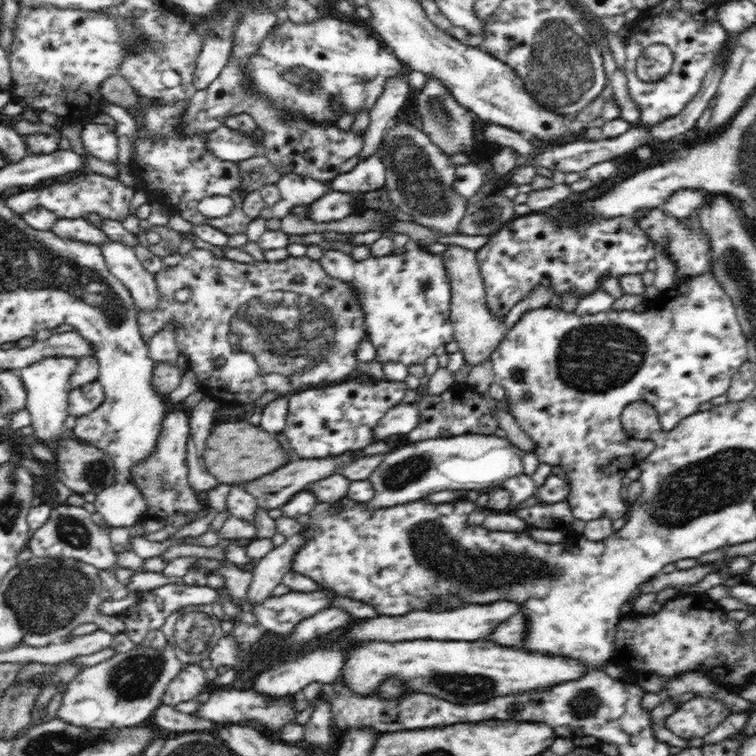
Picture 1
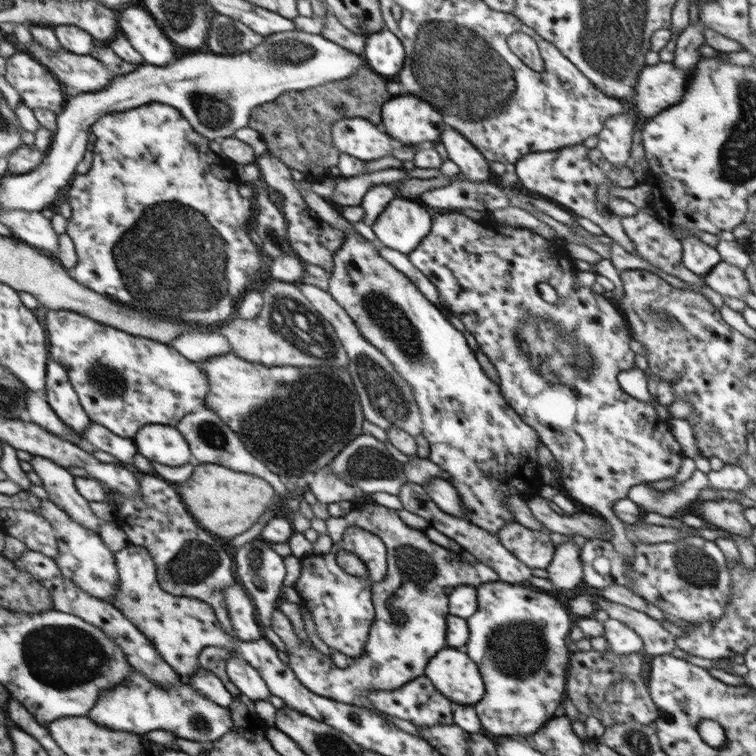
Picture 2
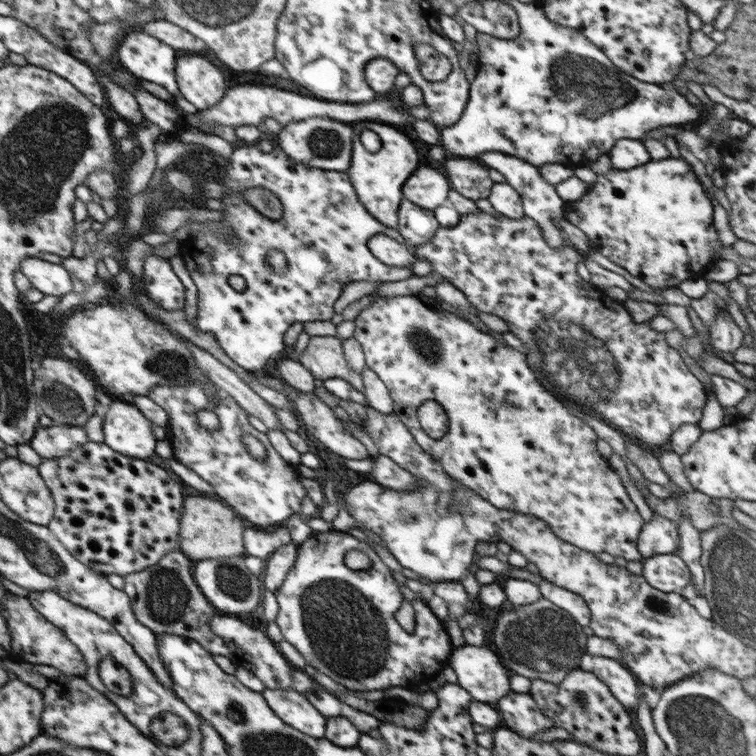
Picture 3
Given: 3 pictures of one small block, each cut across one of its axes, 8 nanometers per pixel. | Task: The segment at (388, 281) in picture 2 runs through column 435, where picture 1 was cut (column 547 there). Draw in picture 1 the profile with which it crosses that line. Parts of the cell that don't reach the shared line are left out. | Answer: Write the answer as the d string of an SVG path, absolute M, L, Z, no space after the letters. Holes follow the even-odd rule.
M700 274L692 276L690 280L684 283L676 284L671 292L665 293L659 299L650 304L645 311L635 312L632 310L612 310L598 312L596 314L580 315L576 311L565 312L557 306L556 300L545 305L542 308L530 309L520 317L520 320L508 329L502 342L491 354L495 382L500 384L507 393L508 410L510 415L516 419L518 425L530 436L536 445L536 450L532 452L542 463L552 465L562 465L564 472L562 475L570 481L570 494L568 494L568 505L575 518L580 520L597 519L598 517L610 517L613 523L617 525L618 520L624 521L629 510L629 503L622 499L622 478L627 475L635 475L641 462L646 460L652 450L656 448L653 440L632 438L621 424L621 415L626 406L634 402L648 402L656 410L662 431L674 430L680 420L692 416L699 411L701 403L709 402L713 398L727 394L732 386L732 377L738 372L738 369L744 362L748 361L746 337L742 332L736 309L728 293L720 287L718 281L712 275Z

